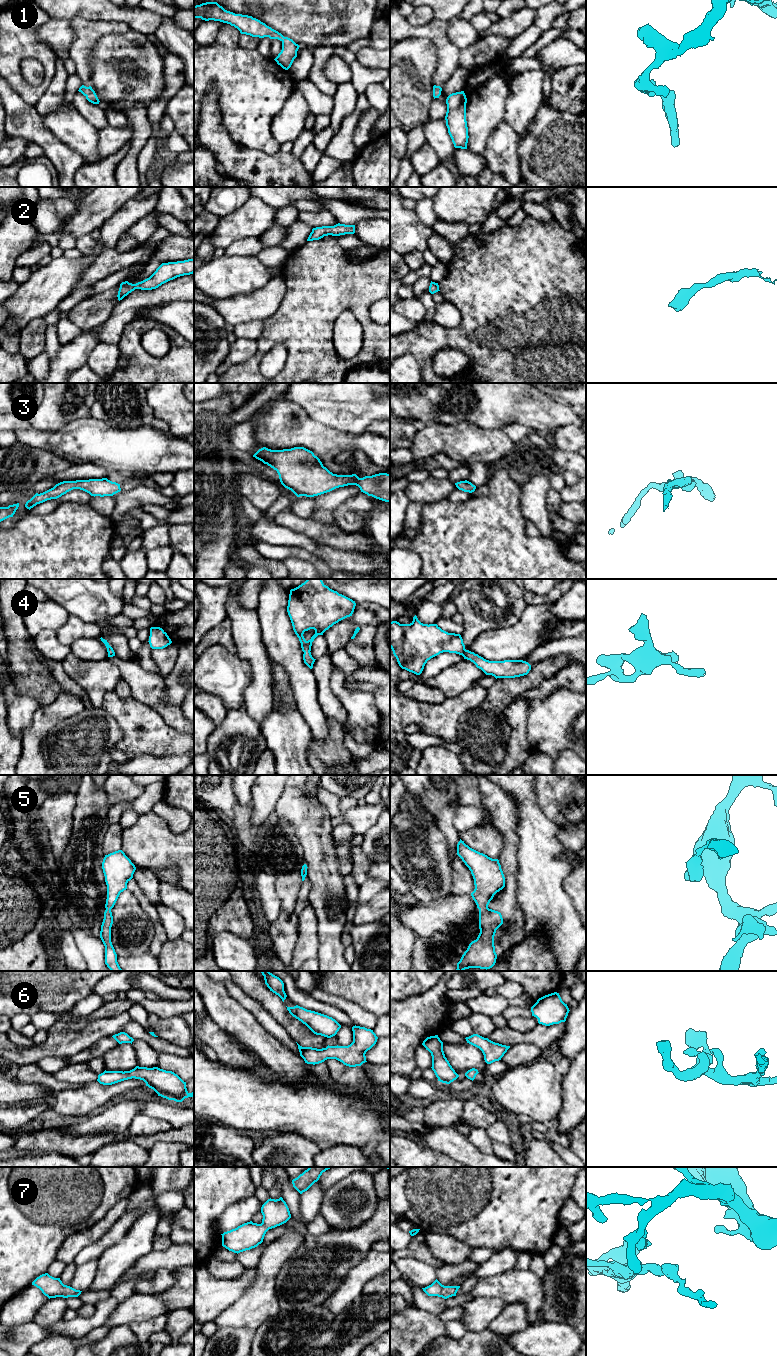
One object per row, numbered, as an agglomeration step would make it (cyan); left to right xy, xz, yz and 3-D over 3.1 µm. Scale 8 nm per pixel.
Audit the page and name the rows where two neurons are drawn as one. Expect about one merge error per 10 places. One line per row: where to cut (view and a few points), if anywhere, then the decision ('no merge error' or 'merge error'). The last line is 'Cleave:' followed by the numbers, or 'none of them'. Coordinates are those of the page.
1: no cut | no merge error
2: no cut | no merge error
3: no cut | no merge error
4: no cut | no merge error
5: no cut | no merge error
6: no cut | no merge error
7: no cut | no merge error
Cleave: none of them

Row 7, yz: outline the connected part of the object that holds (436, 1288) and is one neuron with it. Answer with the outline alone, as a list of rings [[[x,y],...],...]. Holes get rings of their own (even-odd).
[[[437,1279],[429,1286],[422,1288],[428,1296],[438,1296],[447,1299],[456,1296],[460,1286],[444,1286]]]

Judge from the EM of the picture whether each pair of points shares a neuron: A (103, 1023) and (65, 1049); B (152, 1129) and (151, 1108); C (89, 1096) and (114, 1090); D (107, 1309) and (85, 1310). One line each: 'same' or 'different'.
A: same
B: different
C: same
D: different

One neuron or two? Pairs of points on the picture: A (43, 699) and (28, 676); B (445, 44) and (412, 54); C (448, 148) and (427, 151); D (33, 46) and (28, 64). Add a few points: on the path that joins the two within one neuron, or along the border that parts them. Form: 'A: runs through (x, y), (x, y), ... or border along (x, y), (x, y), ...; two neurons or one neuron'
A: runs through (43, 693), (34, 682); one neuron
B: border along (414, 37), (426, 37), (435, 47), (435, 71); two neurons
C: border along (427, 142), (434, 150), (439, 162); two neurons
D: border along (20, 62), (37, 59), (45, 75); two neurons

